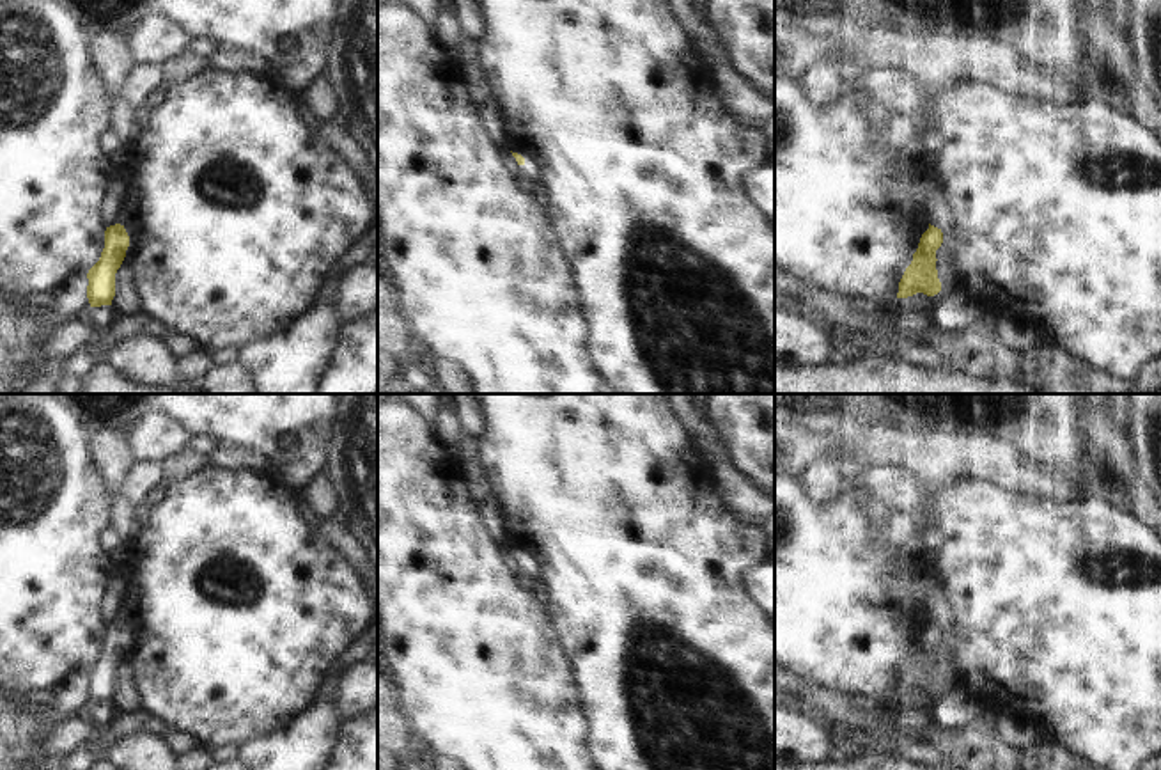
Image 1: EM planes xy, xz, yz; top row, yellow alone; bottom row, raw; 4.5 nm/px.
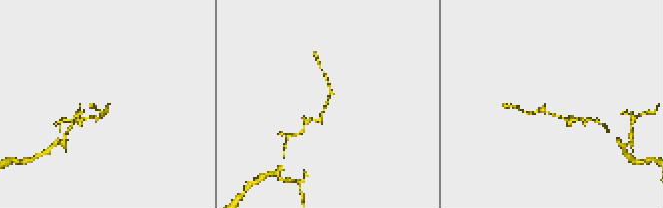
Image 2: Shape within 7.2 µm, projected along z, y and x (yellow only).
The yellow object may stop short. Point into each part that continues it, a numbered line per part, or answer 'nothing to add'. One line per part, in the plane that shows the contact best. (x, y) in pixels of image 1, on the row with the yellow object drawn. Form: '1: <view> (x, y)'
nothing to add

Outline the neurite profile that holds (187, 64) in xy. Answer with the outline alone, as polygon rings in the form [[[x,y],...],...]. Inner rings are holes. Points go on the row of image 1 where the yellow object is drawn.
[[[183,51],[177,57],[167,60],[160,67],[160,76],[163,85],[170,85],[175,82],[184,82],[199,73],[209,71],[209,62],[204,57],[199,57],[191,51]]]

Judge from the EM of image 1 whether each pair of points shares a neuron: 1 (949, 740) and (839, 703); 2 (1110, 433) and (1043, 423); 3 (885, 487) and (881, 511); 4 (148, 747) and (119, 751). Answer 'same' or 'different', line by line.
1: different
2: different
3: different
4: same

